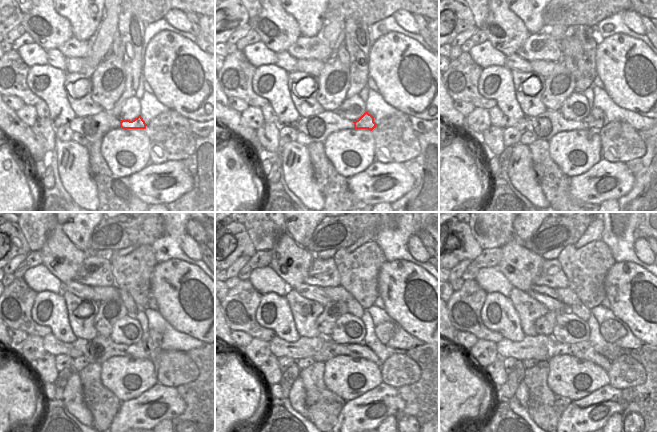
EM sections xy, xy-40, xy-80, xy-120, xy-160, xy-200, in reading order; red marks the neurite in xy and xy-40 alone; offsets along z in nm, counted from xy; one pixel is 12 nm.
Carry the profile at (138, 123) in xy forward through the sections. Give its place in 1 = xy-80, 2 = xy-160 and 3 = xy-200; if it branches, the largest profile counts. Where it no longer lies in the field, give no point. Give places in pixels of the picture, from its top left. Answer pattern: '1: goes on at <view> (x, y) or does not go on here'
1: goes on at xy-80 (595, 120)
2: goes on at xy-160 (385, 331)
3: goes on at xy-200 (611, 330)

